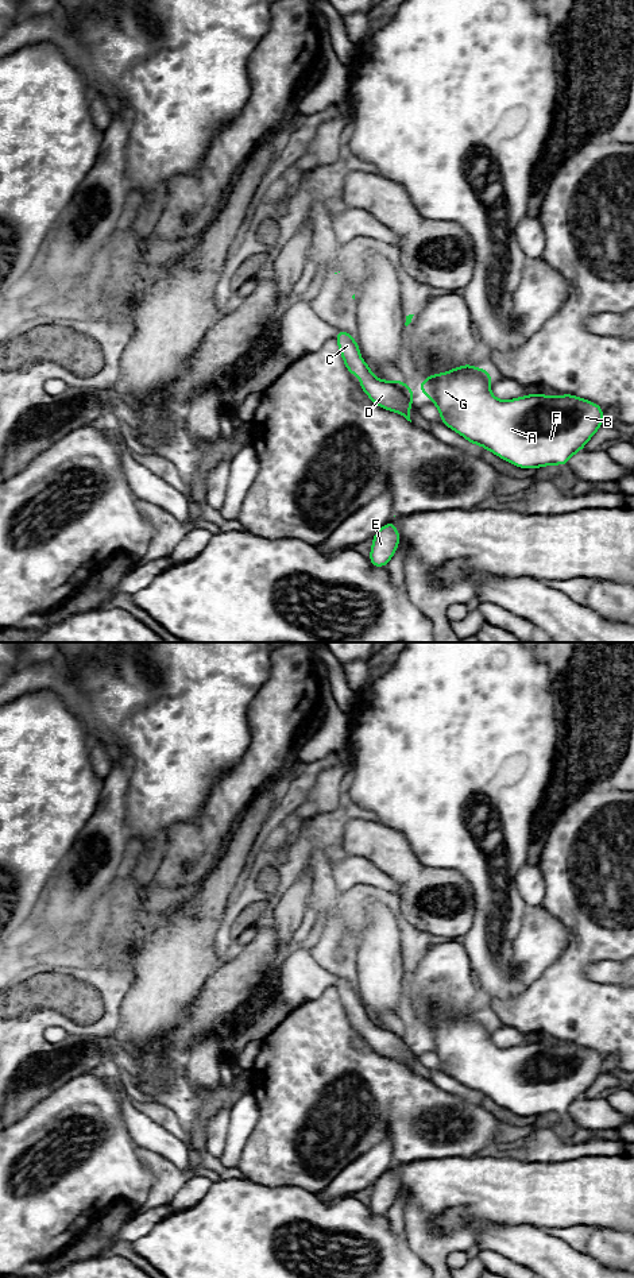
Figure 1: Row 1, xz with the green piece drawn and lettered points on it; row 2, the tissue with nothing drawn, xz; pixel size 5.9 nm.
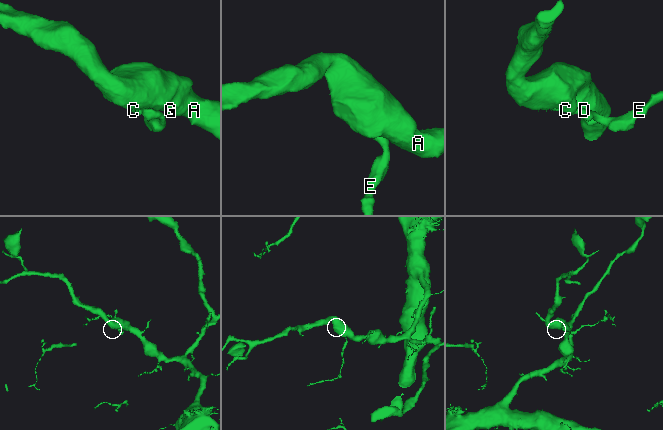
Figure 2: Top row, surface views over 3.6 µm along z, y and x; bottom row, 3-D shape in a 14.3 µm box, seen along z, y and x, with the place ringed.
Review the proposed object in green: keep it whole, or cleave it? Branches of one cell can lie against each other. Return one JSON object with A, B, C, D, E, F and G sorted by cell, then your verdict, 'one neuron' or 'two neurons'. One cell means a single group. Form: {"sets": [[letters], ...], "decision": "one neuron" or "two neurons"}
{"sets": [["A", "B", "C", "D", "E", "F", "G"]], "decision": "one neuron"}

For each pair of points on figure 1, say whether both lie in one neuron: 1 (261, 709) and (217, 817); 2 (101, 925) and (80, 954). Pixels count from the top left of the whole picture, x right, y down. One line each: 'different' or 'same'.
1: same
2: same

